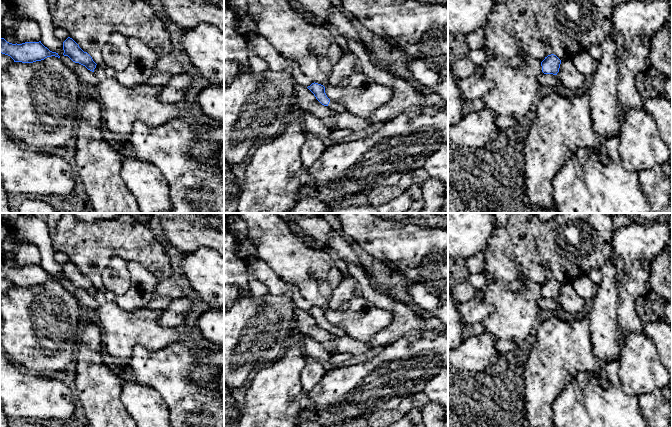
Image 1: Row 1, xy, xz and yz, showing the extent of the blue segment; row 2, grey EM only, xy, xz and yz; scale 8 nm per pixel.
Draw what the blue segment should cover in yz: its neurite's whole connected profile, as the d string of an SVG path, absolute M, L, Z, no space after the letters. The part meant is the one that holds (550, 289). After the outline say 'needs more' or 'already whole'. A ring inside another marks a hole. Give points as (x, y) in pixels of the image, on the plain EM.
M554 278L548 279L541 286L542 296L544 298L553 298L557 299L559 296L561 284Z; already whole

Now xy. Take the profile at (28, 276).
M0 262L0 277L10 280L14 286L22 287L33 287L51 280L60 282L58 277L50 275L41 265L12 268Z; already whole

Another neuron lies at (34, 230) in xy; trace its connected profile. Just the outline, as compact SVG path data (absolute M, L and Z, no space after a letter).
M21 214L14 226L14 230L26 242L35 244L41 254L41 267L47 271L54 263L64 266L69 258L63 252L55 251L52 246L48 225L36 216Z

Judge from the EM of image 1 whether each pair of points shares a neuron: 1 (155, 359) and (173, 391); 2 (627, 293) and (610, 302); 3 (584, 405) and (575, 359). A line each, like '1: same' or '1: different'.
1: same
2: different
3: different

